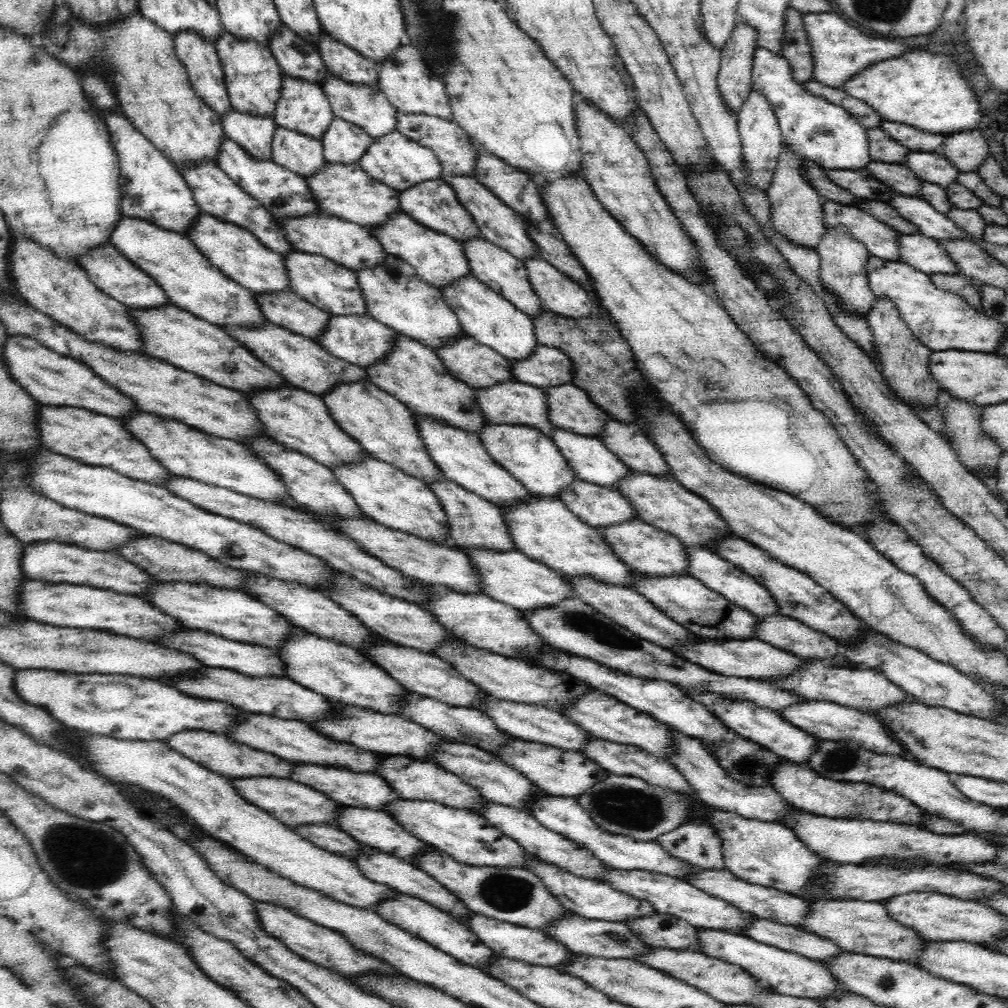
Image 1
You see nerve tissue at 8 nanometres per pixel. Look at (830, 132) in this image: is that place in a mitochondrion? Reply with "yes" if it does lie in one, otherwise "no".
yes

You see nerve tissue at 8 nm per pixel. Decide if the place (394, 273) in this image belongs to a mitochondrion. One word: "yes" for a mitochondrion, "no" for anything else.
yes

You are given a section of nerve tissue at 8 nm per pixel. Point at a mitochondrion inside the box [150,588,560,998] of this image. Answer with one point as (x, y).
(513, 895)

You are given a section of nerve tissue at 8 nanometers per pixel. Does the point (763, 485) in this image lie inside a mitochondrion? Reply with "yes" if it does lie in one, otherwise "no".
no

